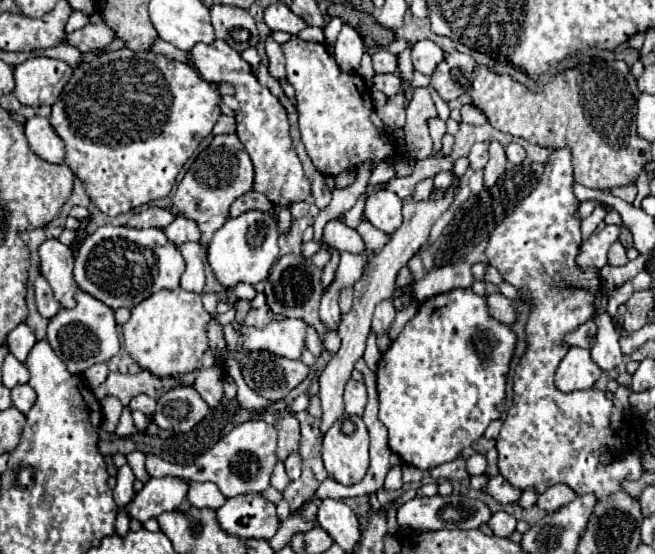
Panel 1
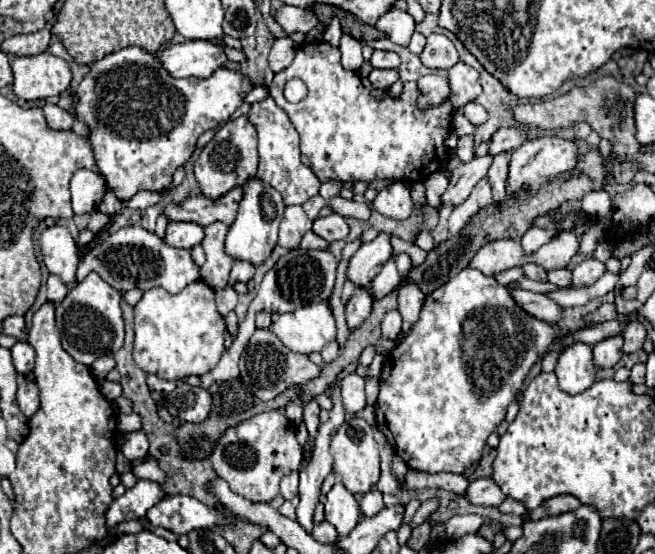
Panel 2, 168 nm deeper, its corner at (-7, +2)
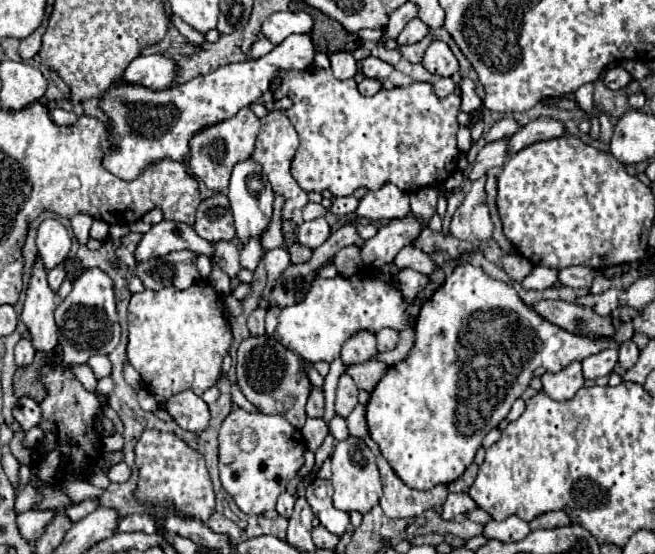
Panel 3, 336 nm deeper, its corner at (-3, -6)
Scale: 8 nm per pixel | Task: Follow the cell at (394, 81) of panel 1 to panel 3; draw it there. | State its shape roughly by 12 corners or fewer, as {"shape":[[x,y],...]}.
{"shape":[[364,78],[358,84],[360,94],[374,96],[382,90],[380,80]]}

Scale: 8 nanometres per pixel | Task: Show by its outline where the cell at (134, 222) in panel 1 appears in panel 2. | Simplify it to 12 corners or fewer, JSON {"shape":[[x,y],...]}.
{"shape":[[236,186],[218,200],[206,196],[168,204],[172,222],[188,220],[200,226],[236,218],[242,188]]}

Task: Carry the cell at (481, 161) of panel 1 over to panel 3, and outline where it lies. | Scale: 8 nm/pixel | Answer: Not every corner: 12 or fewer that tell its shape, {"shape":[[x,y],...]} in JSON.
{"shape":[[538,118],[508,138],[506,154],[558,138],[564,128],[554,118]]}

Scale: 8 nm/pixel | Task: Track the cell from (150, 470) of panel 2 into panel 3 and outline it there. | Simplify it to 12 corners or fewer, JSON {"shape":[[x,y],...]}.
{"shape":[[126,462],[108,470],[110,482],[126,482],[132,470]]}

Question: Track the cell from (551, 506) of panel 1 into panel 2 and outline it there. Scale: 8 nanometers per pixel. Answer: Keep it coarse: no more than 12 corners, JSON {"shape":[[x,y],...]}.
{"shape":[[562,494],[530,512],[530,520],[558,516],[580,506],[574,496]]}

